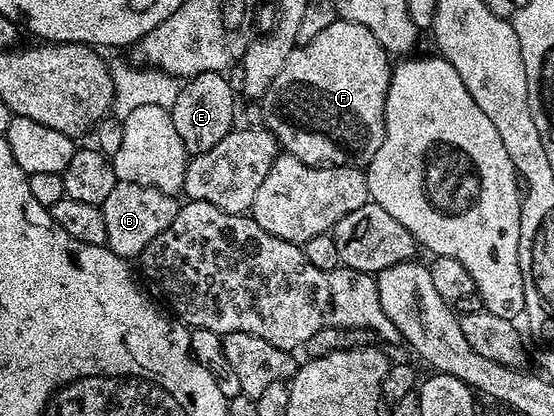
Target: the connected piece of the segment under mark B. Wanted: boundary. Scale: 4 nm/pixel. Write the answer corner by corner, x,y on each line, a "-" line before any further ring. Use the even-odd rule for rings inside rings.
117,181
116,187
110,191
110,196
106,196
102,207
106,220
108,249
125,260
139,259
147,245
166,228
170,228
170,224
174,224
174,216
178,216
181,208
181,203
176,201
173,195
153,186

